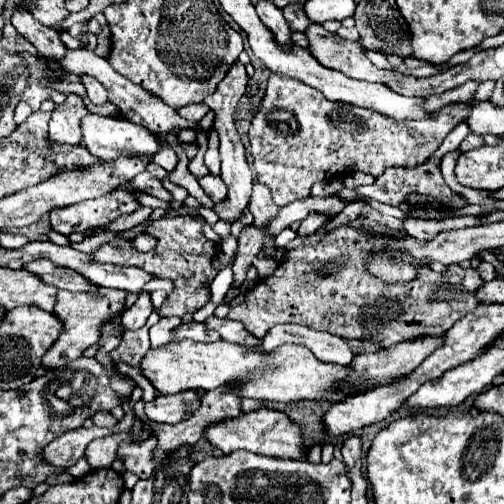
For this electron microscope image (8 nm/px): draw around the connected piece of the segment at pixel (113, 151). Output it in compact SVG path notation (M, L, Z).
M87 115L81 119L81 129L83 129L83 147L95 155L101 161L111 161L117 159L121 155L125 157L133 157L133 155L155 155L163 145L161 145L161 137L157 137L155 133L147 131L145 127L125 121L125 119L117 119L117 117L103 117L103 115Z

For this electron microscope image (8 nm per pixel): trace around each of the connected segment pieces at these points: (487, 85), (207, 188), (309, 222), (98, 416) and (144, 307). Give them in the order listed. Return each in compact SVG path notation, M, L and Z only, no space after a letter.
M485 81L485 83L481 83L481 85L477 87L477 91L475 91L475 95L473 95L471 101L485 101L485 99L489 99L489 95L493 93L493 87L495 87L495 81Z
M211 173L205 175L205 177L199 179L199 185L201 185L201 189L211 197L213 203L221 203L221 201L227 197L227 187L225 187L225 183L221 181L219 175L211 175Z
M311 213L307 219L301 221L301 227L297 231L299 237L305 237L305 235L313 235L319 227L323 227L327 221L331 219L331 215L325 215L325 213Z
M97 411L91 421L97 425L97 427L113 427L117 423L117 419L109 413L109 411Z
M141 293L139 299L135 301L135 305L121 315L121 327L127 331L141 329L147 323L151 311L153 311L153 305L149 301L149 293Z

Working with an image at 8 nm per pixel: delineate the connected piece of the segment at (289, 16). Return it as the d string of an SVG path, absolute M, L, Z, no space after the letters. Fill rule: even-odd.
M287 5L283 9L283 15L291 27L291 31L299 31L299 33L305 33L305 27L311 25L311 21L305 17L305 11L303 11L303 5Z

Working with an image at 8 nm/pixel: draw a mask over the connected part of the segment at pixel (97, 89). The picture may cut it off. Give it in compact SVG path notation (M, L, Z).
M81 77L81 81L83 81L85 89L87 89L87 97L89 97L91 103L95 103L95 105L103 105L103 103L107 103L105 87L103 87L99 81L95 81L93 77Z

